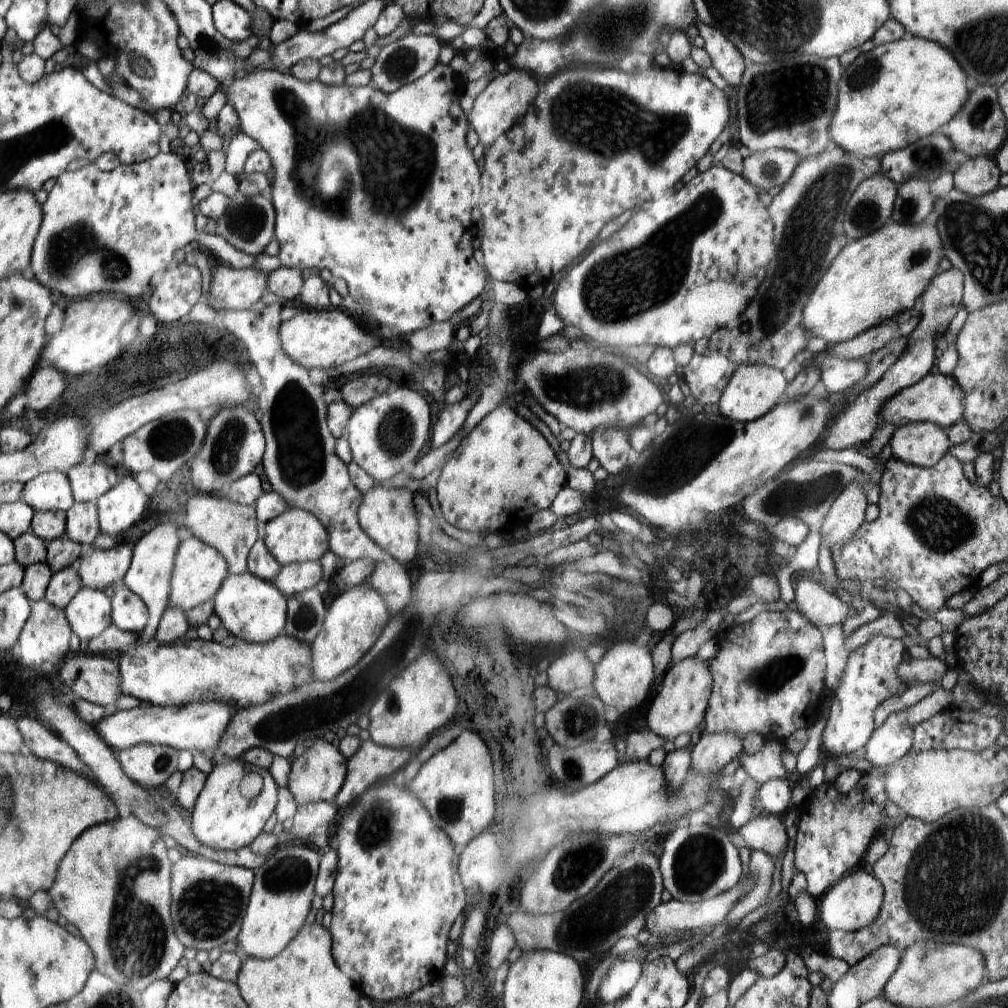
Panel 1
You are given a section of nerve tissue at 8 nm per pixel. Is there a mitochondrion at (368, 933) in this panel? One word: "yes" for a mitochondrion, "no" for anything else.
no

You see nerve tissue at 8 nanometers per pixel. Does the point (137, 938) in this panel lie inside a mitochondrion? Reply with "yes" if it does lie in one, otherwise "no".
yes

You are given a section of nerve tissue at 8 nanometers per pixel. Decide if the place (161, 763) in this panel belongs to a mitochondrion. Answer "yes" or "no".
yes

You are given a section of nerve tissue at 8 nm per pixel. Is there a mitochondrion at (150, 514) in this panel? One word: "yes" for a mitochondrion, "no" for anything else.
no

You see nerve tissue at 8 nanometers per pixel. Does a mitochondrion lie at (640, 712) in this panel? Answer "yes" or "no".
no

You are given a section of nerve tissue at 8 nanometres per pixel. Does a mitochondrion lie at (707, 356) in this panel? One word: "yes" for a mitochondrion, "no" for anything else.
yes

